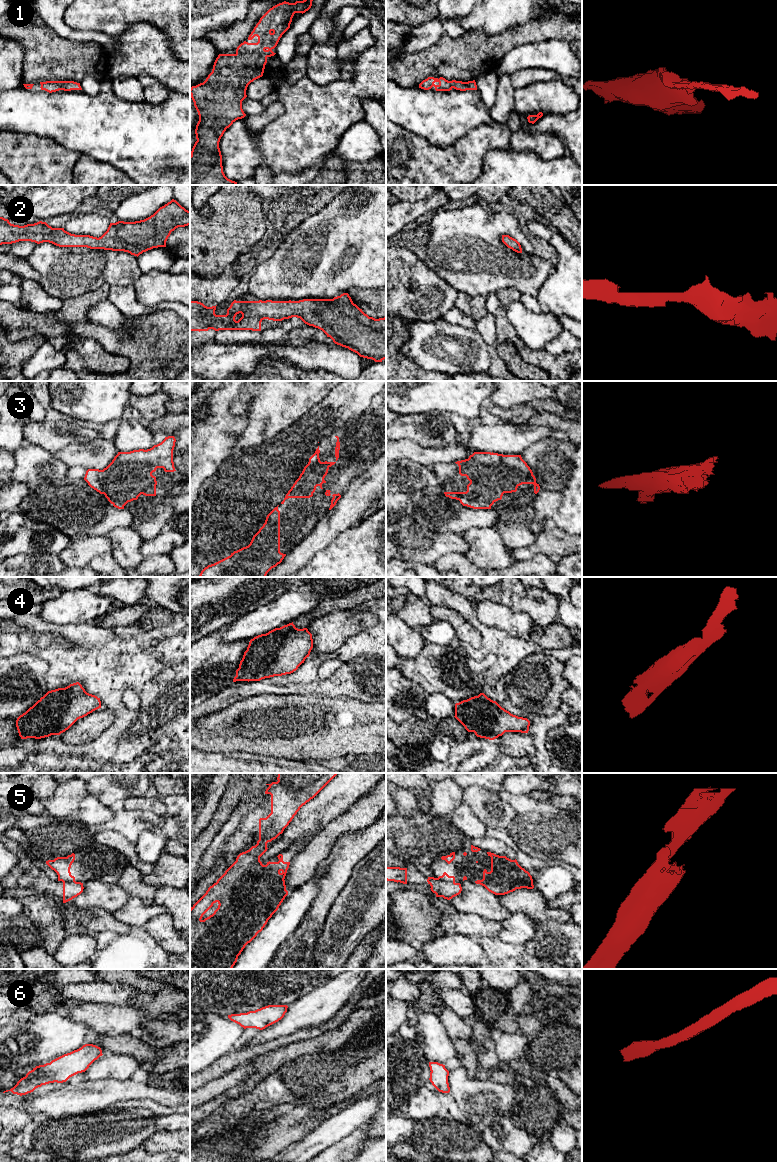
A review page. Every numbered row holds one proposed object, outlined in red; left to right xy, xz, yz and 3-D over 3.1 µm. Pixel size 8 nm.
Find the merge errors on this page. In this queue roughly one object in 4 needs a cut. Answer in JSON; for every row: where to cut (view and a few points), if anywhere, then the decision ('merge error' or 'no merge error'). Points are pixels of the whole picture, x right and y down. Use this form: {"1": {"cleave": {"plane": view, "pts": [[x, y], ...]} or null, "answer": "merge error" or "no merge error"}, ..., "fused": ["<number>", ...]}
{"1": {"cleave": null, "answer": "no merge error"}, "2": {"cleave": null, "answer": "no merge error"}, "3": {"cleave": null, "answer": "no merge error"}, "4": {"cleave": null, "answer": "no merge error"}, "5": {"cleave": {"plane": "yz", "pts": [[437, 878], [454, 883]]}, "answer": "merge error"}, "6": {"cleave": null, "answer": "no merge error"}, "fused": ["5"]}

